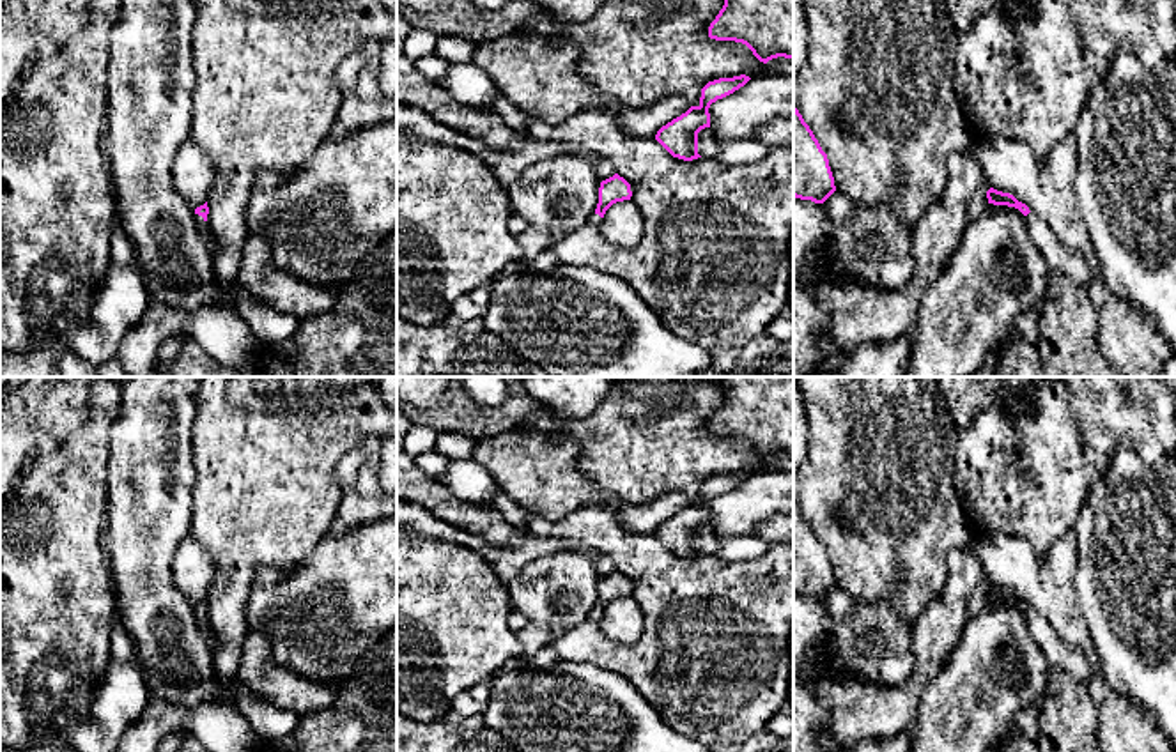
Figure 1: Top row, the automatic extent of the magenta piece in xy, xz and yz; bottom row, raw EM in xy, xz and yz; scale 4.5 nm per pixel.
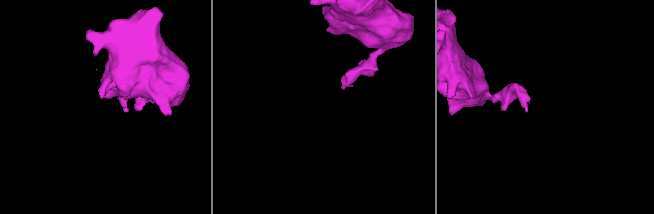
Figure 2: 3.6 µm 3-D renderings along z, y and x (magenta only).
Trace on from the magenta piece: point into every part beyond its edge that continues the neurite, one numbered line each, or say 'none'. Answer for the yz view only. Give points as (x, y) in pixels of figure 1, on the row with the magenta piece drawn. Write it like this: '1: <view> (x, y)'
1: yz (1058, 255)

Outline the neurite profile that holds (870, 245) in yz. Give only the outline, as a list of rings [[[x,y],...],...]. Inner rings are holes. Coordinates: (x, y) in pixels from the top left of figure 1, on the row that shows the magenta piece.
[[[834,191],[822,203],[831,235],[827,257],[839,280],[898,290],[914,274],[912,226],[887,207],[864,207]]]

